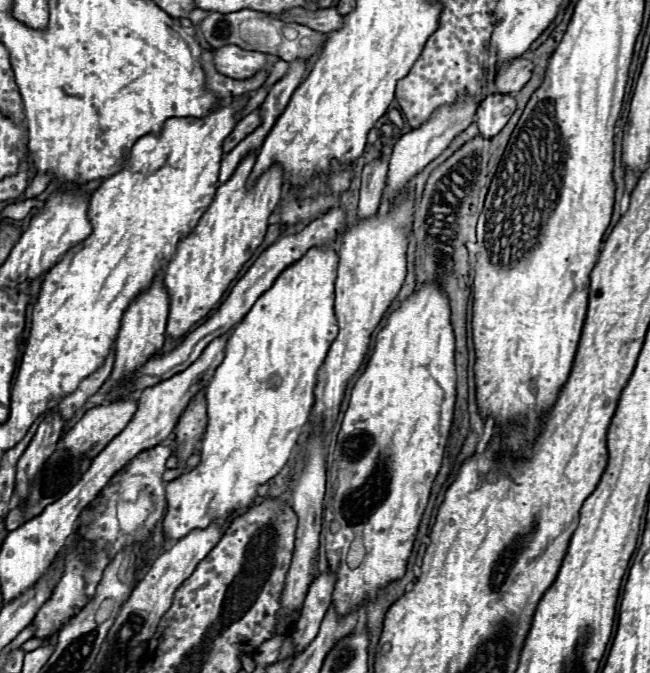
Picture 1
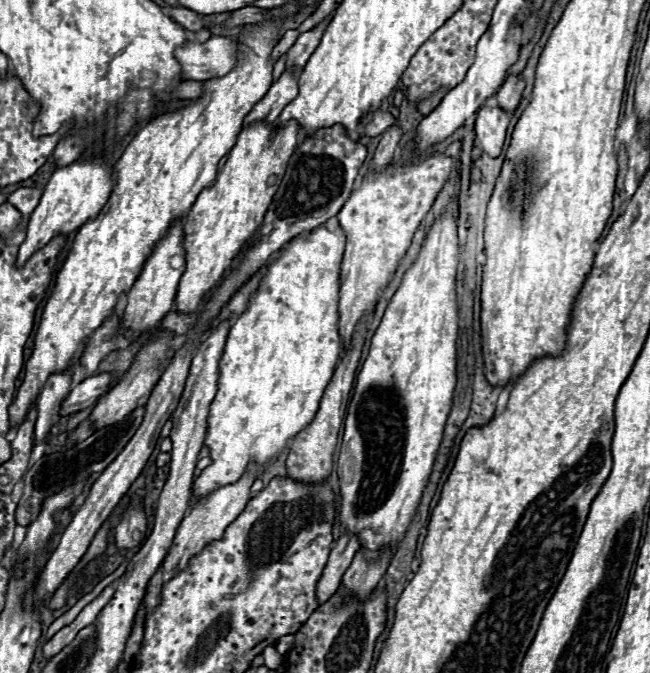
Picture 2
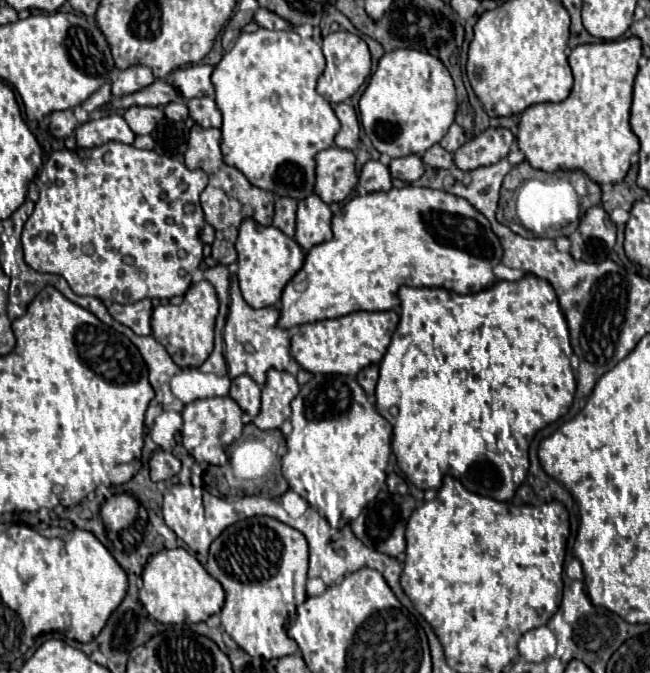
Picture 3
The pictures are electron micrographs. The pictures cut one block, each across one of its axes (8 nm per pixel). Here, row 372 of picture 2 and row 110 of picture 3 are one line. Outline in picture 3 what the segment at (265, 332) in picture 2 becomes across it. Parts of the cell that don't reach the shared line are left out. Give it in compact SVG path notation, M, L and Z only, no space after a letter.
M258 28L256 32L252 34L240 34L234 42L234 46L222 56L220 64L214 66L214 72L212 72L212 84L214 84L214 92L216 92L216 106L218 110L222 112L222 142L220 142L220 148L222 148L222 156L224 156L224 162L228 166L234 166L238 168L254 186L258 188L264 188L264 190L270 190L278 196L292 196L296 200L300 198L306 198L308 194L314 192L314 156L320 152L320 150L326 150L330 146L334 146L334 136L336 132L340 130L340 122L332 110L332 106L316 92L316 80L320 78L320 74L324 72L324 54L320 50L320 44L312 38L300 38L296 32L292 30L280 30L280 32L272 32L272 30L264 30L264 28Z

